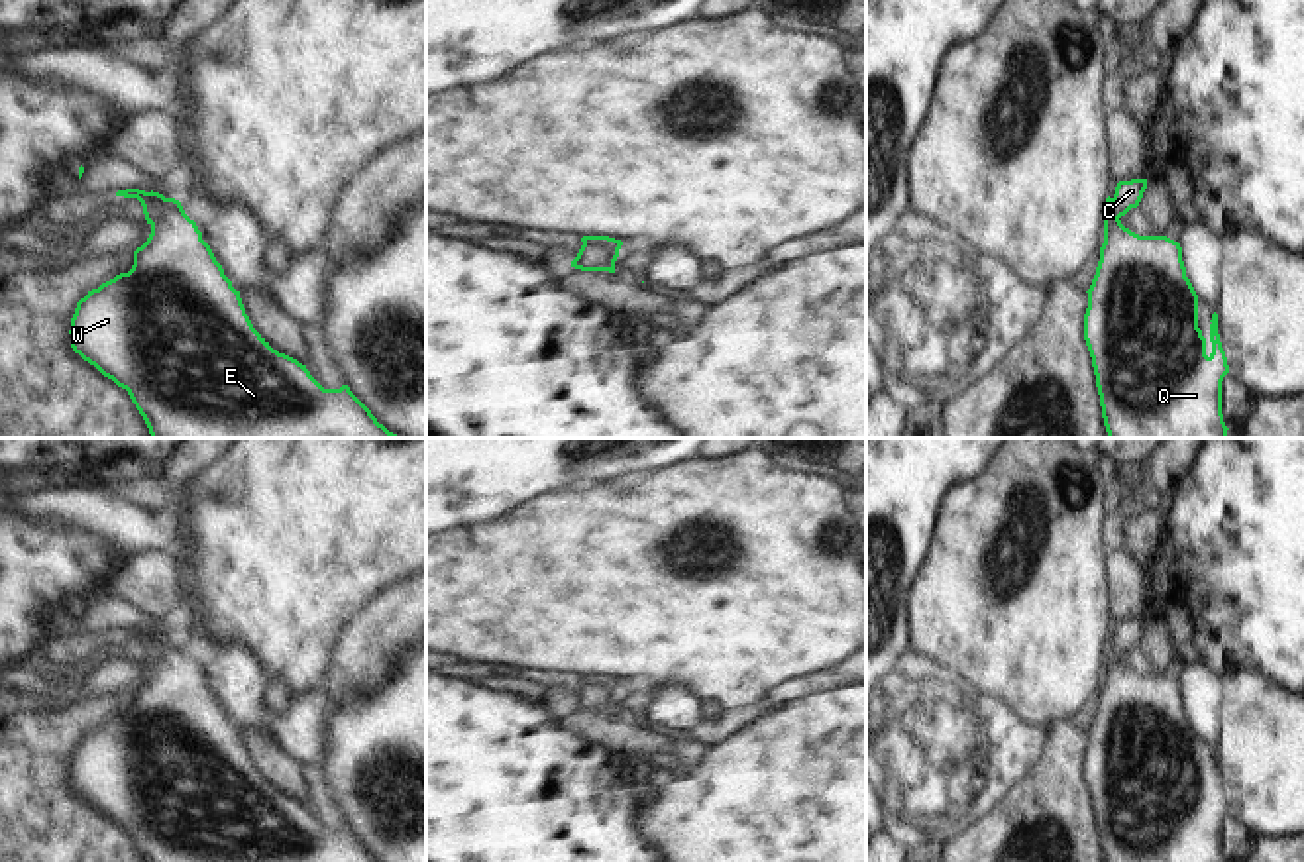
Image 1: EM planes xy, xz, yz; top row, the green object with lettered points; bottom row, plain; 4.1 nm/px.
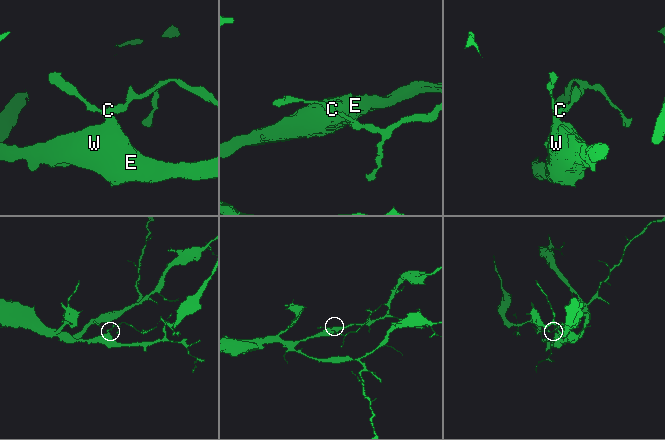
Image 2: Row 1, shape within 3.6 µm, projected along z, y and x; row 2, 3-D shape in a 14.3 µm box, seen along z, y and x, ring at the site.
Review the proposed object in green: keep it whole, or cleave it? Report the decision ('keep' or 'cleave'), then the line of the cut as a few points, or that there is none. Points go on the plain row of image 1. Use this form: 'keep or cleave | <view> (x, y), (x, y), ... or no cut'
cleave | xz (584, 684), (605, 684), (617, 694)

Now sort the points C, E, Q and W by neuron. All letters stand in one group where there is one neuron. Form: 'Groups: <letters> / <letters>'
Groups: C / E Q W.

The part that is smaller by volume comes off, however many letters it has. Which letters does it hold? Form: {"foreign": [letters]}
{"foreign": ["C"]}

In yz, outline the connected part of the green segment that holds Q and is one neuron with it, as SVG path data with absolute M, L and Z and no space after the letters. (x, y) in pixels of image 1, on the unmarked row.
M1104 642L1104 683L1088 732L1084 780L1092 797L1104 862L1223 862L1222 821L1229 813L1212 754L1210 778L1198 768L1198 734L1186 717L1182 687L1167 675L1139 675L1114 656L1114 642Z

